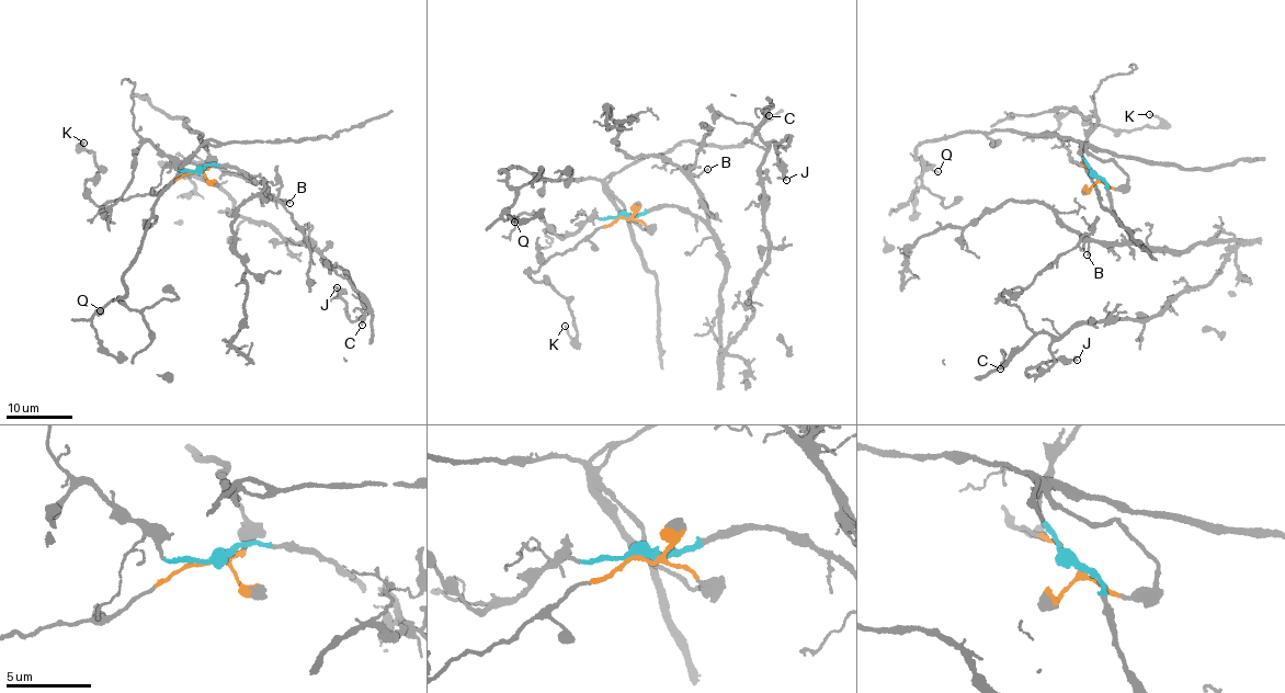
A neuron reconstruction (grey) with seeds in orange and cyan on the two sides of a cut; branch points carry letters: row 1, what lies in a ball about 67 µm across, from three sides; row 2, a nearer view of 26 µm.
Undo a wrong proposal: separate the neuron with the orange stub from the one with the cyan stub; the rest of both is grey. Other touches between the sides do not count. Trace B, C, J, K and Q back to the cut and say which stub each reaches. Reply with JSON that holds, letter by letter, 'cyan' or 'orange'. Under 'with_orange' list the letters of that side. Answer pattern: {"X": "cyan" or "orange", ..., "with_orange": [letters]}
{"B": "cyan", "C": "cyan", "J": "cyan", "K": "orange", "Q": "orange", "with_orange": ["K", "Q"]}

